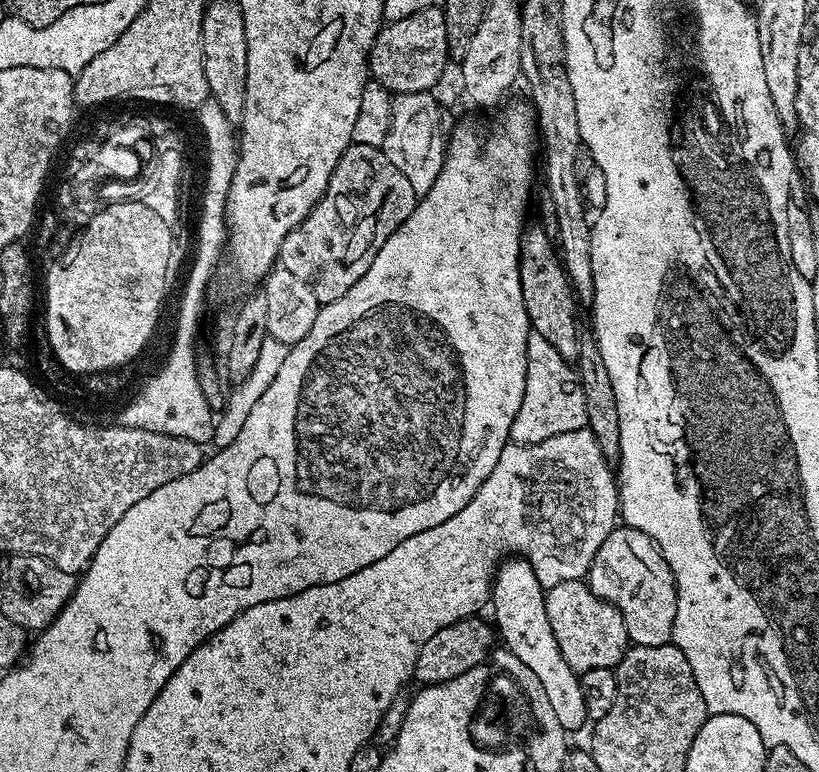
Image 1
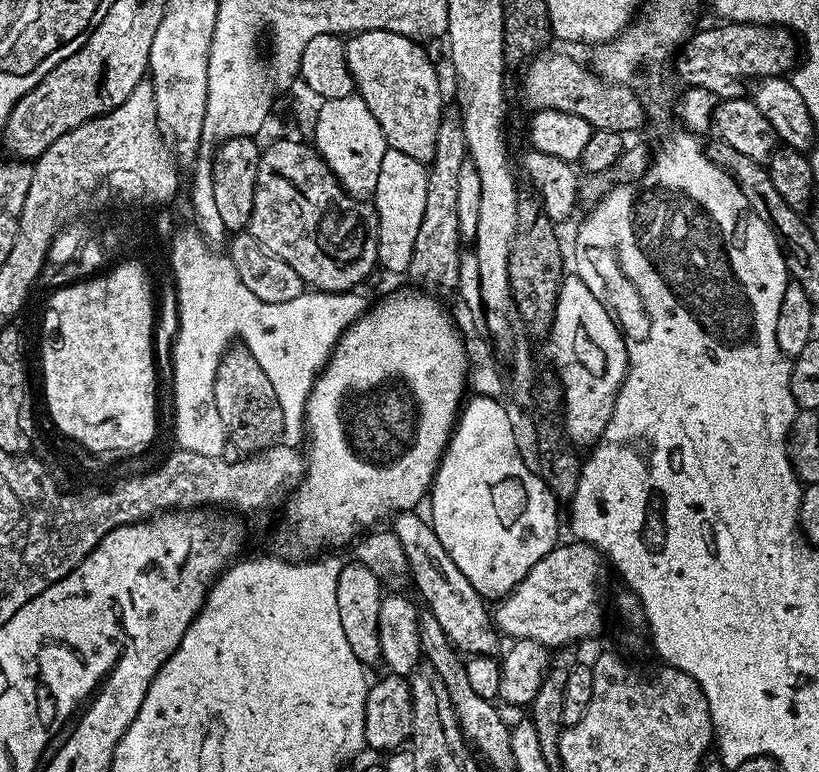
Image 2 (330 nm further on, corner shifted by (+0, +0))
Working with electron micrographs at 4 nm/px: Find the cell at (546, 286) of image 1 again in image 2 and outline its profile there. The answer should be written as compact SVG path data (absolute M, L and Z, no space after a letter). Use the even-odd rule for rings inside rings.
M366 30L347 37L344 45L344 61L352 75L355 91L370 106L374 118L378 118L378 126L382 126L382 134L389 148L402 150L402 154L410 154L410 158L421 162L431 162L436 157L436 143L440 133L440 125L445 119L444 96L440 93L440 76L423 48L423 43L413 37L394 34L390 30Z

